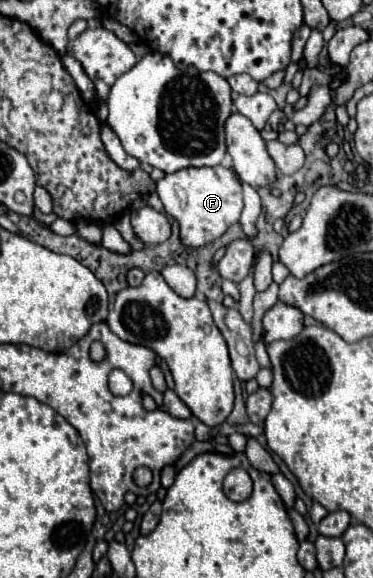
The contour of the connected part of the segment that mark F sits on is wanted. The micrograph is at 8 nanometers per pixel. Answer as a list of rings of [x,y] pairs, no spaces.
[[[200,167],[182,169],[166,175],[156,183],[156,193],[164,203],[168,215],[180,223],[180,239],[188,247],[202,247],[218,239],[232,223],[240,219],[242,213],[242,187],[232,169]]]

